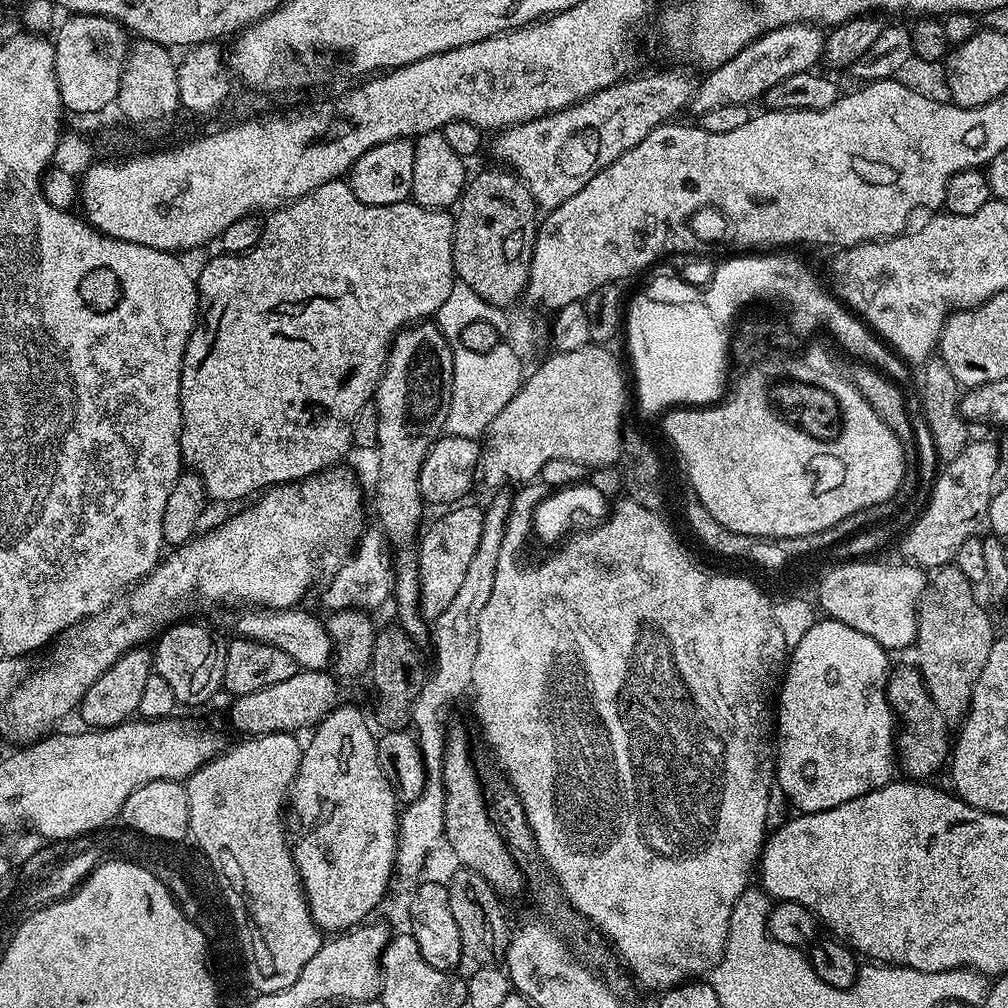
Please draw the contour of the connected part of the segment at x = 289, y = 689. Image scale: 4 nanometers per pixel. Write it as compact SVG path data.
M298 670L294 678L274 682L262 690L254 690L245 696L237 696L231 702L228 720L232 728L244 738L265 736L271 732L300 734L303 728L311 729L326 719L338 706L336 700L338 681L324 670Z

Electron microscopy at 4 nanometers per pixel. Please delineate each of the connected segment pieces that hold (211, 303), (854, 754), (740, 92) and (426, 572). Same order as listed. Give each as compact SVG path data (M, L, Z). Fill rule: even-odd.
M347 179L331 180L322 186L318 186L310 194L300 196L297 200L290 204L285 204L283 208L277 208L264 220L264 229L262 230L262 238L258 238L258 246L254 246L249 252L239 254L216 254L213 260L208 260L204 264L204 269L201 270L200 276L195 277L196 287L200 294L200 299L203 301L202 311L198 316L198 323L193 328L190 338L184 347L184 357L182 358L182 366L180 367L180 410L182 412L182 424L180 426L180 459L191 471L198 474L198 478L202 478L204 483L204 491L209 497L212 496L216 500L244 500L255 497L257 494L263 493L265 490L272 487L273 484L291 484L298 480L305 480L307 476L314 476L317 472L324 471L325 468L330 468L339 465L341 461L348 455L348 451L353 446L352 442L352 423L358 414L358 410L362 410L362 406L366 406L376 395L376 387L380 381L380 376L384 372L384 363L388 361L388 352L392 349L392 339L399 332L408 327L410 324L418 324L427 321L429 318L435 317L438 306L442 306L442 302L446 302L446 298L450 295L450 290L454 283L454 273L452 271L452 239L454 238L454 230L456 229L453 217L447 211L437 210L434 208L423 208L421 204L415 202L405 202L403 204L387 204L386 206L374 206L362 202L354 194L354 190L347 182Z
M817 619L816 623L806 630L802 642L798 642L796 648L791 649L787 665L782 677L782 683L778 689L778 703L774 708L774 755L776 757L776 779L779 791L783 792L785 801L792 804L801 813L821 812L830 810L834 806L842 806L842 802L850 802L867 792L873 792L875 788L881 788L893 783L898 772L898 757L896 755L896 738L898 735L898 721L896 713L892 711L892 704L888 700L888 668L889 649L882 647L874 638L866 638L866 634L854 630L854 626L846 626L846 622Z
M787 24L781 28L771 28L738 50L732 60L711 69L704 81L699 81L696 91L692 93L690 112L693 112L693 117L699 118L706 114L706 110L748 106L751 100L759 101L770 86L790 78L790 74L815 69L816 63L821 63L825 39L825 33L815 24Z
M461 503L447 509L445 516L440 516L432 525L423 529L418 540L420 557L420 610L425 617L440 616L446 606L450 606L466 579L466 570L478 550L478 542L482 538L482 522L484 508Z

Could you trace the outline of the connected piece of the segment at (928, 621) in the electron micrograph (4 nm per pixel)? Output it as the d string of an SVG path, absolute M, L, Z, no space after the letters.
M955 563L945 564L927 577L920 605L916 608L914 652L920 655L918 671L934 706L938 706L950 726L963 724L978 674L982 674L982 666L986 666L986 658L990 658L992 643L998 635L997 629L992 629L992 620L980 605L976 592Z

